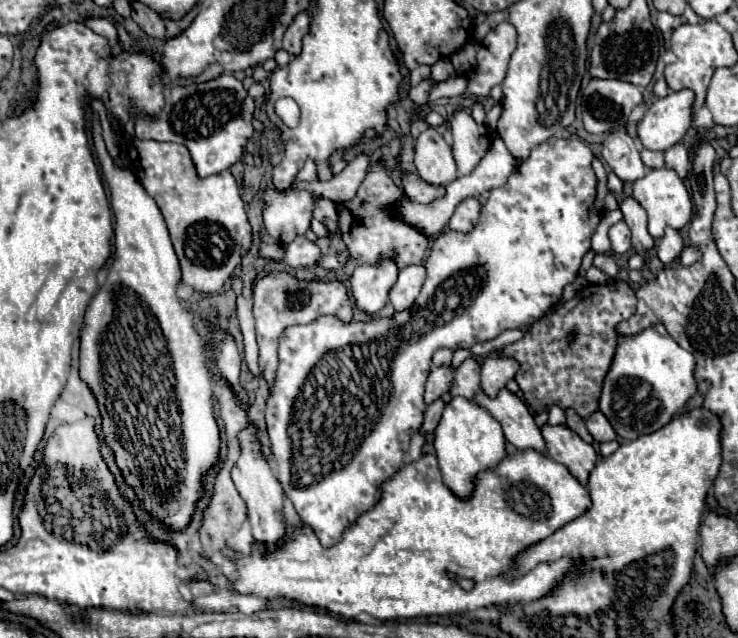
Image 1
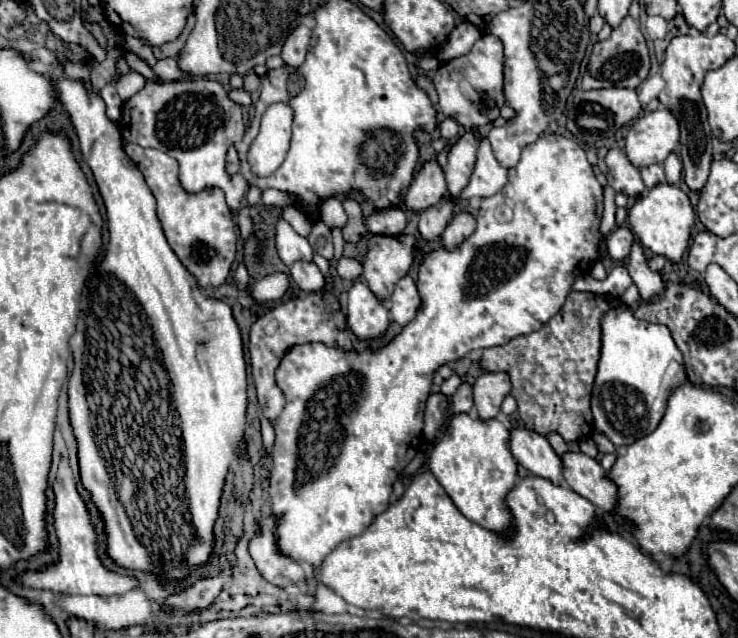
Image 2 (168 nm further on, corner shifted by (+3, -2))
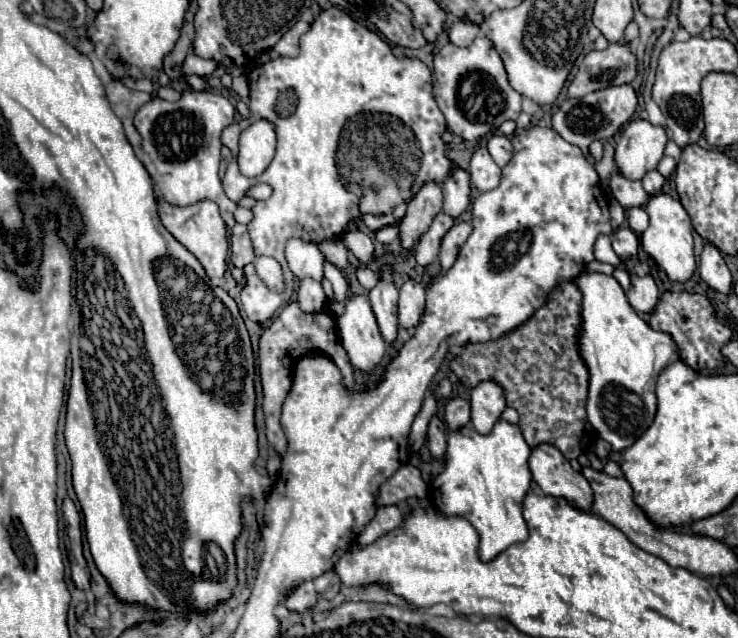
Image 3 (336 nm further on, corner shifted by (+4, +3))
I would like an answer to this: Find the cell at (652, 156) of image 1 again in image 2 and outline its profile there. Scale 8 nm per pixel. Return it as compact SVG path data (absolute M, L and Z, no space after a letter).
M653 164L653 166L647 166L647 168L641 168L641 178L643 178L647 190L651 190L657 184L665 182L665 172L663 172L663 168L659 164Z

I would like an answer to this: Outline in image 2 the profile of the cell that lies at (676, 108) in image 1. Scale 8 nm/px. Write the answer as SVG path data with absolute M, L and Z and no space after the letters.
M661 108L637 118L625 138L625 154L637 168L661 164L679 142L679 126L669 110Z

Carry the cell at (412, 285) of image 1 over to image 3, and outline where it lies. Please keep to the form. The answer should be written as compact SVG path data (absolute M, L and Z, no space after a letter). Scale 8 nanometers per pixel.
M414 279L404 281L400 287L400 301L398 301L398 323L406 329L414 329L420 321L424 311L424 287Z

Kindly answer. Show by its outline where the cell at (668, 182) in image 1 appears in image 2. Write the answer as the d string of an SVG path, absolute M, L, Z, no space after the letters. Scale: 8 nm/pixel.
M671 184L655 186L647 194L639 196L633 208L629 210L629 226L637 236L637 240L643 244L643 248L651 250L657 256L667 258L669 262L681 262L683 254L687 252L693 222L695 222L695 212L687 194L679 186Z

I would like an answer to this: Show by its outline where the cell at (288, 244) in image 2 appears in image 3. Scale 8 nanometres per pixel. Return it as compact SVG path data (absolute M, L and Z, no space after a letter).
M288 239L286 241L286 261L296 277L312 277L316 281L322 279L322 263L324 255L318 251L316 243L304 239Z

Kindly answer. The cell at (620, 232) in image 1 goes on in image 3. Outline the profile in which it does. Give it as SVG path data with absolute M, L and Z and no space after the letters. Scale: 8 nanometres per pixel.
M620 227L612 235L612 247L620 259L630 259L638 253L638 235L630 227Z

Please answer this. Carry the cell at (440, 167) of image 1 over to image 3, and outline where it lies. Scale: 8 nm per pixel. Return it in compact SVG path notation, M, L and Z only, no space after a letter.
M426 181L420 191L408 201L406 215L400 223L402 247L408 251L416 245L418 237L430 227L432 219L442 211L442 189L434 181Z

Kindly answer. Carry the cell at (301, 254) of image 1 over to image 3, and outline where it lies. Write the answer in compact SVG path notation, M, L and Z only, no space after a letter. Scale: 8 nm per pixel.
M304 277L298 281L298 303L300 307L310 311L320 311L326 307L326 295L318 281L312 281L312 277Z

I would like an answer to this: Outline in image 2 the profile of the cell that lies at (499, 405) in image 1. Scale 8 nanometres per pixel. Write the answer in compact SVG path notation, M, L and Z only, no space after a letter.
M513 428L511 430L511 452L515 460L527 468L533 476L547 478L553 484L561 484L561 458L551 448L549 440L533 434L533 430Z

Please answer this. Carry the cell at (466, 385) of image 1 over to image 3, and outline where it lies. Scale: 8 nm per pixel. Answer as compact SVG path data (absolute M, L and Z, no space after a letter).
M452 397L448 399L446 411L444 411L444 421L448 423L450 429L460 429L470 423L470 403L462 397Z

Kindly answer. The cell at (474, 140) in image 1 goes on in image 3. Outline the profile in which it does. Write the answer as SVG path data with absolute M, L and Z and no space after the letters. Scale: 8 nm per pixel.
M456 167L452 175L442 183L444 189L444 213L458 217L470 203L470 175Z

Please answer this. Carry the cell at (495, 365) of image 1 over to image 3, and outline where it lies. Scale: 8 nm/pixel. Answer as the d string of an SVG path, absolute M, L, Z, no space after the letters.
M482 381L470 391L472 425L478 433L490 433L506 409L504 389L496 381Z

